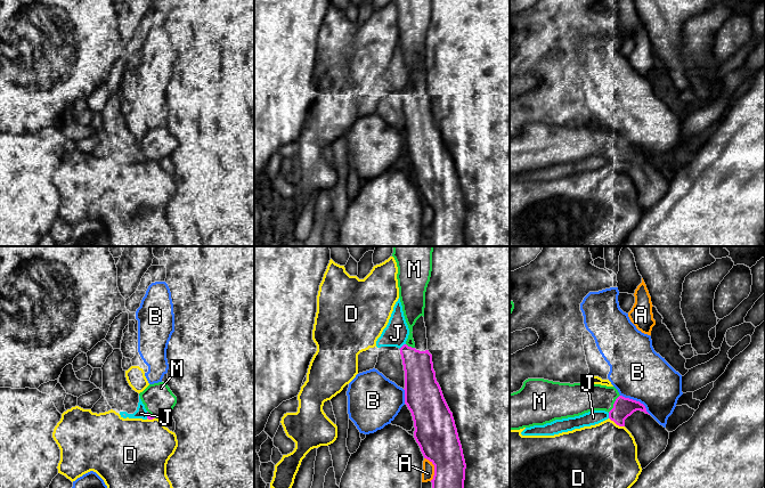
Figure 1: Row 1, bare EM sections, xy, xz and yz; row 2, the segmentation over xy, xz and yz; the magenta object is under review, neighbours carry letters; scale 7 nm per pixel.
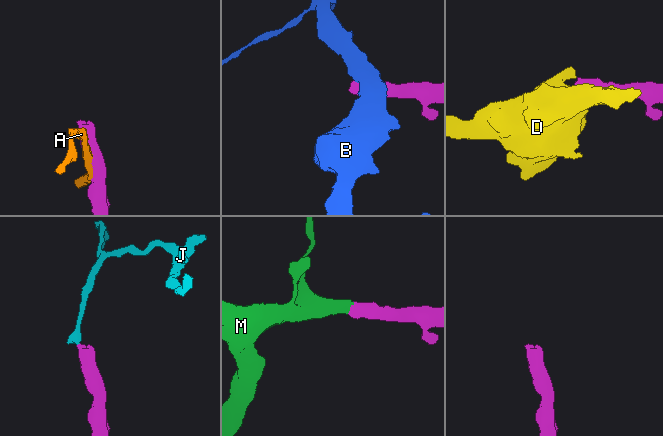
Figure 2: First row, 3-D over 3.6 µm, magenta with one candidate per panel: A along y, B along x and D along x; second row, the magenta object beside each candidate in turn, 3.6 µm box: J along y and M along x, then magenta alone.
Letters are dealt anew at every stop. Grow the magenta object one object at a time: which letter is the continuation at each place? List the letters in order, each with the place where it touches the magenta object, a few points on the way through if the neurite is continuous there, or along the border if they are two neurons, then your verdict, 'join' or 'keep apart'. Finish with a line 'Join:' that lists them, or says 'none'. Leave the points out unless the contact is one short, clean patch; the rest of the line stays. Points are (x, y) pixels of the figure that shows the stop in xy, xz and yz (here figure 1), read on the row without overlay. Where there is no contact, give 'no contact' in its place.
A: contact xz (434, 213); keep apart
B: contact yz (635, 145); border yz (620, 139), (639, 145), (650, 159); keep apart
D: contact yz (617, 169); keep apart
J: contact xz (401, 91); keep apart
M: contact yz (613, 148); join
Join: M

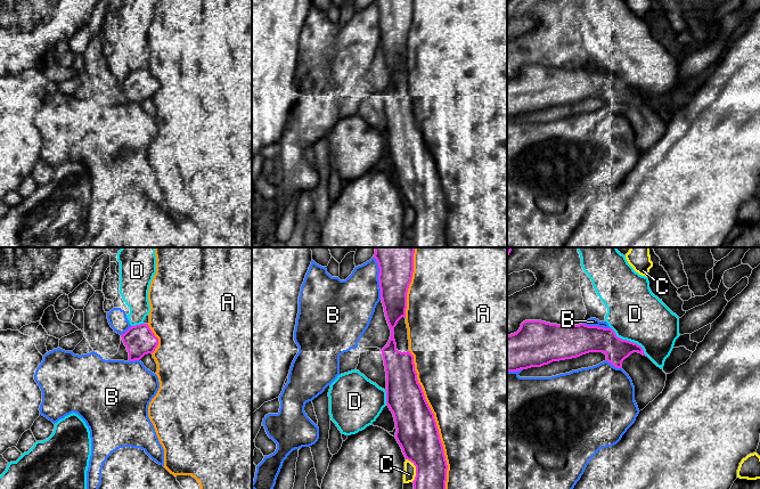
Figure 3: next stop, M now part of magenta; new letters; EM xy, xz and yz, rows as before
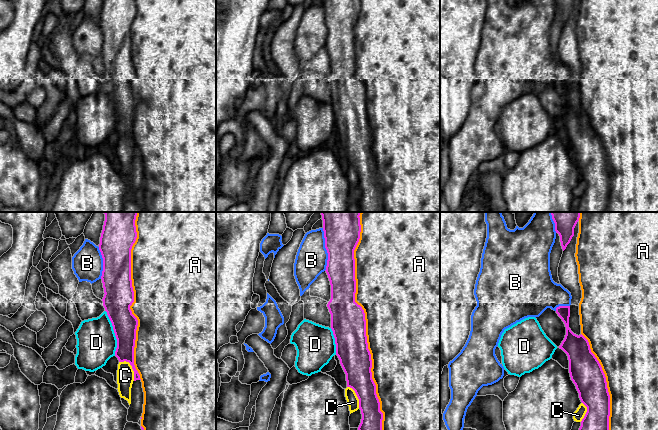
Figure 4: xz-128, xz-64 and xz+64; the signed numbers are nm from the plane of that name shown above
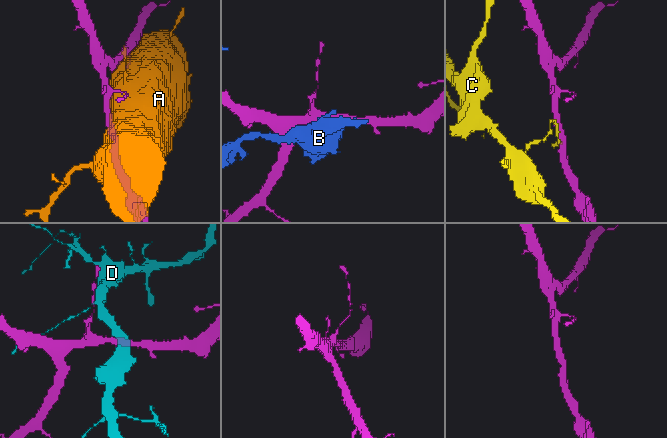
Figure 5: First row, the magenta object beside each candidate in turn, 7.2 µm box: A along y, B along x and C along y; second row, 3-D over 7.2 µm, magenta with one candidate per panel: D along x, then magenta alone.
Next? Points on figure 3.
A: contact xz (436, 171); keep apart
B: contact xz (378, 22); keep apart
C: contact xz (416, 214); keep apart
D: contact yz (629, 86); border yz (611, 72), (618, 81), (636, 87), (647, 100); keep apart
Join: none

